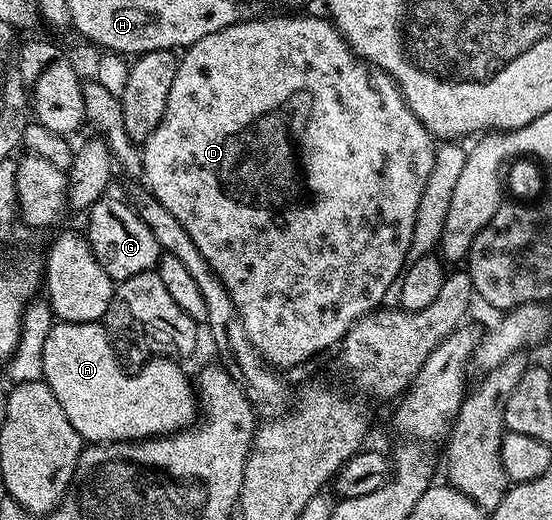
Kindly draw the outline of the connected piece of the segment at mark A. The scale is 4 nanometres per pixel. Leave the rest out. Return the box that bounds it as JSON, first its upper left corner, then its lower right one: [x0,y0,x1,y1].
[43,322,199,443]

